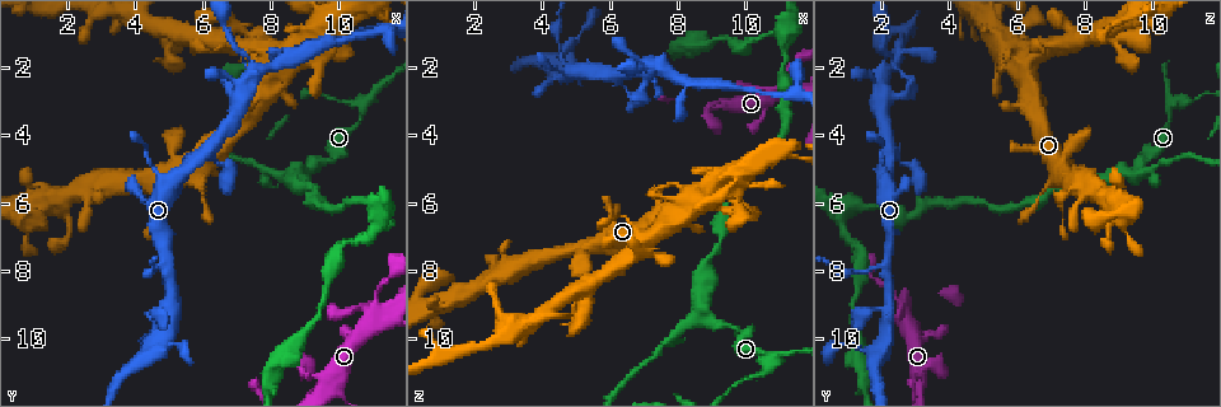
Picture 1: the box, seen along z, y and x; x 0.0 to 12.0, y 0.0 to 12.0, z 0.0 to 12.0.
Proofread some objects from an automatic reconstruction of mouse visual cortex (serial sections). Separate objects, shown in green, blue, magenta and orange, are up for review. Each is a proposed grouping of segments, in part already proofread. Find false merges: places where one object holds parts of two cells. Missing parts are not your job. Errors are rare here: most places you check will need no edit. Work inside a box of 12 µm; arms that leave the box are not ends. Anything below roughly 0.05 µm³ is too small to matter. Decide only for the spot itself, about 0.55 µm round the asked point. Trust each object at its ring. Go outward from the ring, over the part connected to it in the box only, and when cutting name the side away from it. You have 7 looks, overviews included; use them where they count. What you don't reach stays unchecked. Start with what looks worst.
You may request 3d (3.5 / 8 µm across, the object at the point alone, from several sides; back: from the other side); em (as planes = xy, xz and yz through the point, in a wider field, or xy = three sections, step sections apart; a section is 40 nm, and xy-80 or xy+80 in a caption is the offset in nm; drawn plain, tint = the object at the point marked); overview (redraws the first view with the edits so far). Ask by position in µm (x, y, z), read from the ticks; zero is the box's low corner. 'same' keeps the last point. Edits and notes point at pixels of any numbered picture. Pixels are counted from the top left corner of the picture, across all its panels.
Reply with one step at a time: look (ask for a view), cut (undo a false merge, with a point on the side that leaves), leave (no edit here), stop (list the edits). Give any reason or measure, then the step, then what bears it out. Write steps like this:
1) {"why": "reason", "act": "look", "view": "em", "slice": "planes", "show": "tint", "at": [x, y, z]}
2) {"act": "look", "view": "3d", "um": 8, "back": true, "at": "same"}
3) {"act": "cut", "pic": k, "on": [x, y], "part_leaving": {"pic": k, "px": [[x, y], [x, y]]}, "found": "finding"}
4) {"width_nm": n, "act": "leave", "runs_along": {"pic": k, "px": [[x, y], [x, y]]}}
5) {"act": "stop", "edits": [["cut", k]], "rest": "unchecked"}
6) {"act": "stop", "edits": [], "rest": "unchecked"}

{"why": "thin neck", "act": "look", "view": "3d", "um": 3.5, "at": [10.8, 3.1, 10.6]}

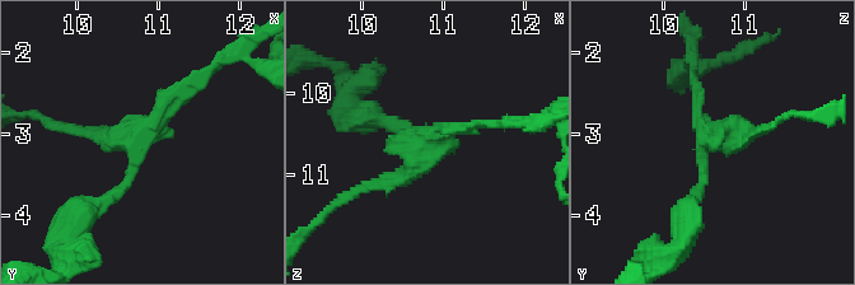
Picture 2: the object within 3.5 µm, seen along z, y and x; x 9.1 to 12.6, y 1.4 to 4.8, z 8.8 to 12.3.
{"why": "now the EM", "act": "look", "view": "em", "slice": "xy", "step": 1, "show": "plain", "at": [10.75, 3.05, 10.60]}

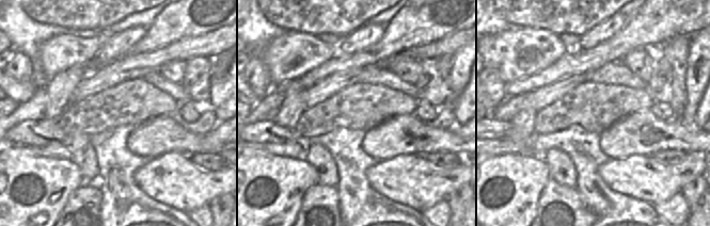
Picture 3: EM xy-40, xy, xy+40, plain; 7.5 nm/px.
{"why": "with the object marked", "act": "look", "view": "em", "slice": "xy", "step": 1, "show": "tint", "at": "same"}

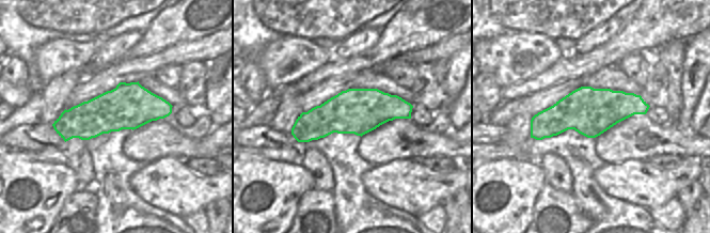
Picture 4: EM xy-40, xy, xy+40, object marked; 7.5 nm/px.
{"width_nm": 340, "act": "leave", "runs_along": {"pic": 4, "px": [[409, 107], [349, 111], [294, 131]]}, "found": "all the same cell"}

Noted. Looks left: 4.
{"why": "two arms in line, one across", "act": "look", "view": "3d", "um": 3.5, "at": [4.9, 7.8, 2.1]}

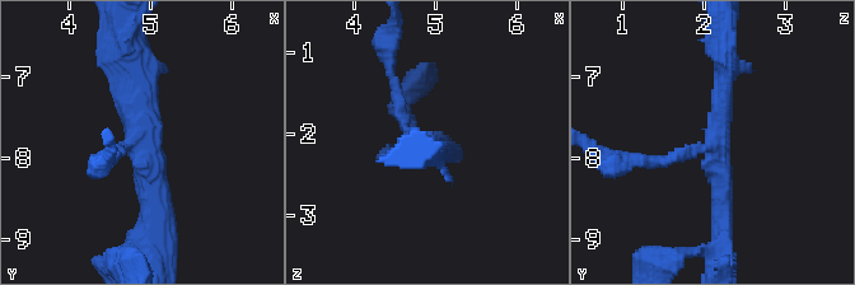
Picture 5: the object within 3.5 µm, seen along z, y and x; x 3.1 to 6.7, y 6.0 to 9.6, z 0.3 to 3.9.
{"arms": 3, "arm_widths_nm": [150, 250, 300], "why": "shape alone is not enough", "act": "look", "view": "em", "slice": "xy", "step": 5, "show": "tint", "at": [4.95, 7.75, 2.15]}

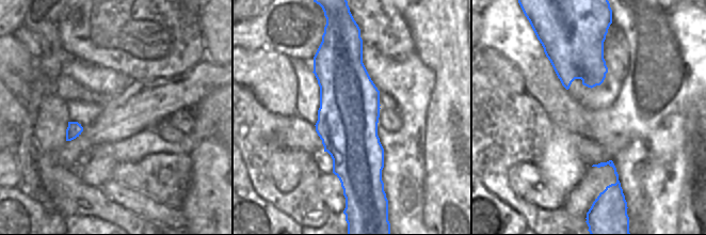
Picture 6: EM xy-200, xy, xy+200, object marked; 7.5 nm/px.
{"act": "leave", "runs_along": {"pic": 5, "px": [[127, 52], [140, 68], [155, 224]]}, "found": "one cell here"}

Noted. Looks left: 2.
{"act": "look", "view": "3d", "um": 3.5, "at": [9.5, 4.8, 9.7]}

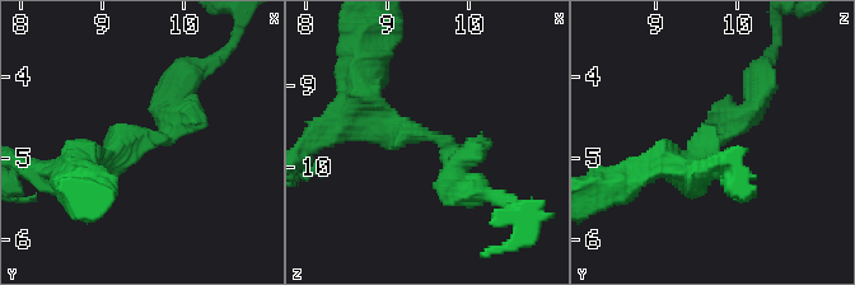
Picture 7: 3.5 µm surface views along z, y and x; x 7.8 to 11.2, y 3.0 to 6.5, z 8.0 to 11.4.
{"arm_widths_nm": [300, 300], "act": "look", "view": "em", "slice": "xy", "step": 3, "show": "tint", "at": [9.60, 4.75, 9.60]}

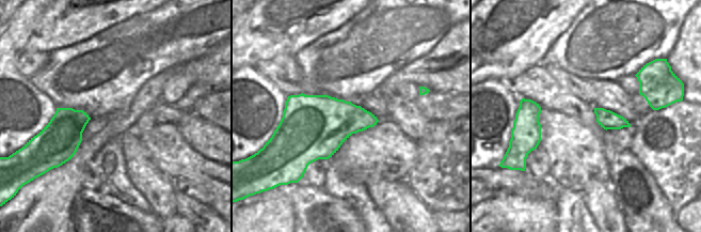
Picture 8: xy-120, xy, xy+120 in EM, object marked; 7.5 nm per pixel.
{"act": "leave", "runs_along": {"pic": 7, "px": [[176, 97], [164, 140], [78, 176]]}, "found": "continuous, no second cell"}

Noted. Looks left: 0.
{"act": "stop", "edits": [], "rest": "unchecked"}

